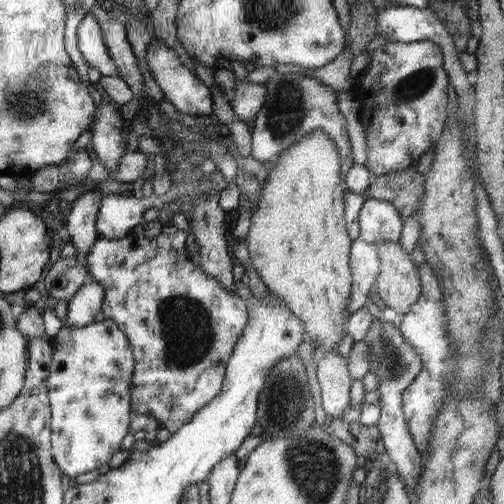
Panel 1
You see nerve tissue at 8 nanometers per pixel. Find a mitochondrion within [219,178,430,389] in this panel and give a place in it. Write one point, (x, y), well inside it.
(387, 355)

